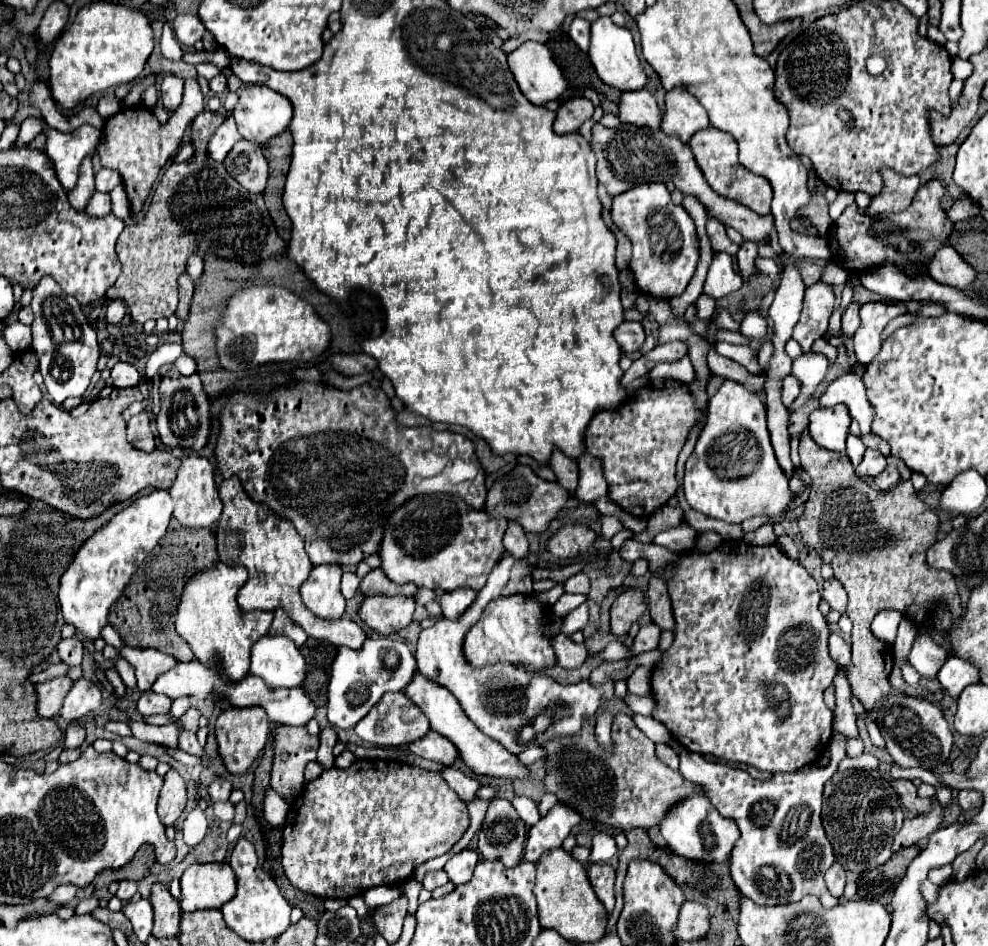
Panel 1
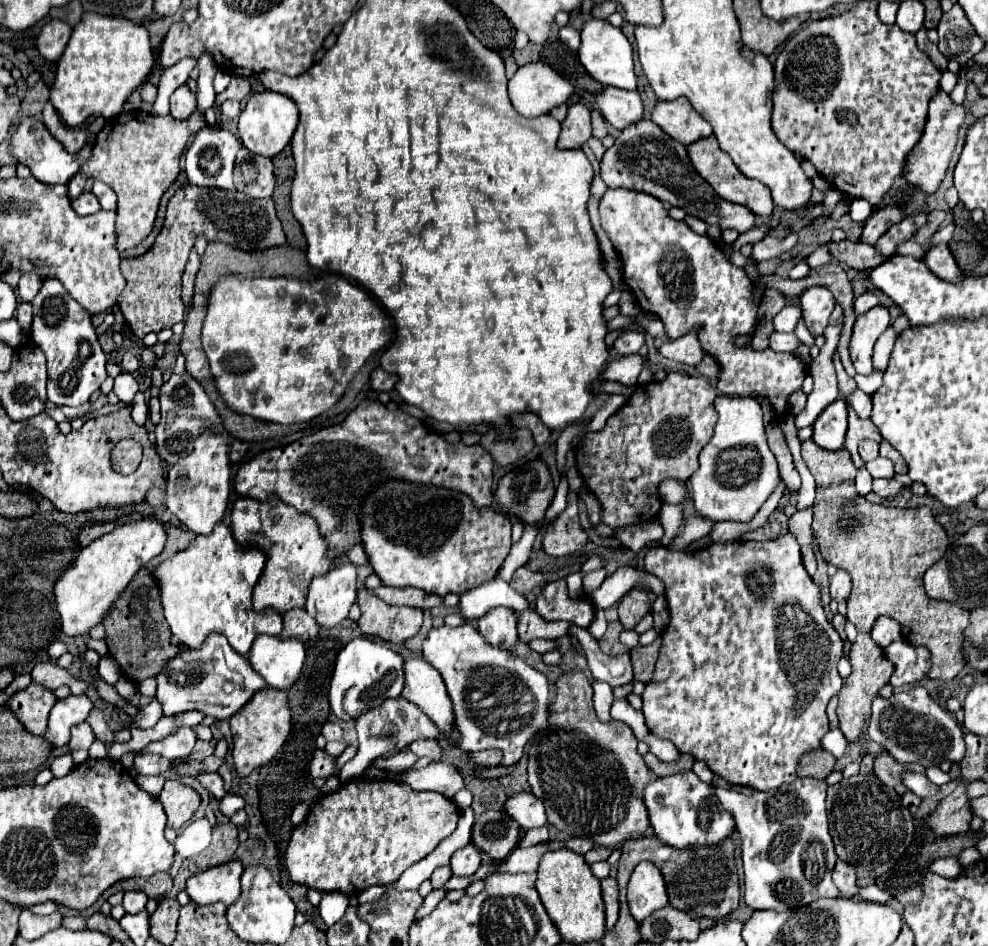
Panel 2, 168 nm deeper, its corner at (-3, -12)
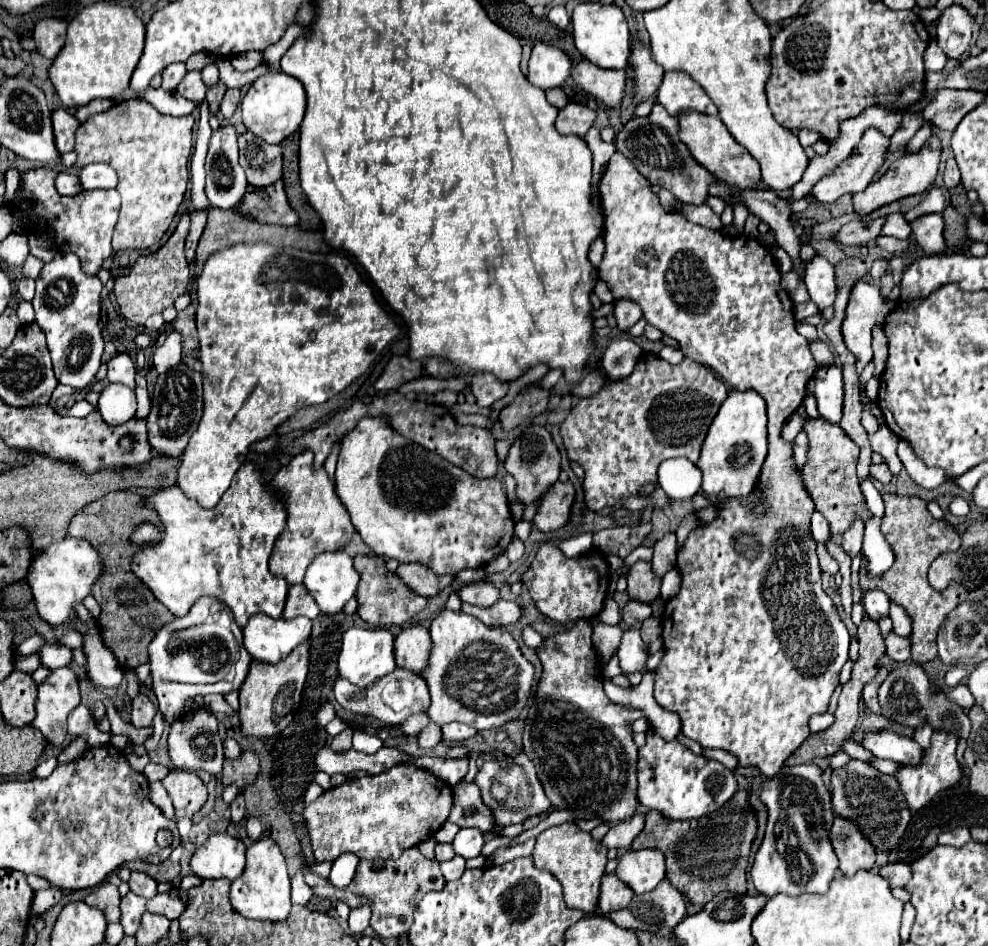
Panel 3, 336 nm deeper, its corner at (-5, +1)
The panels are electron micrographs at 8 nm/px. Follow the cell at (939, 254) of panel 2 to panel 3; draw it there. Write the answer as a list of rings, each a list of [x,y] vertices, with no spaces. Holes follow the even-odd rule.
[[[924,214],[914,222],[910,222],[910,226],[914,240],[926,254],[936,254],[944,250],[942,214]]]

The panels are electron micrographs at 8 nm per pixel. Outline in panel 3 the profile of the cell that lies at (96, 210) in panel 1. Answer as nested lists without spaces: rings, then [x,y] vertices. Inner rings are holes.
[[[62,172],[62,174],[58,174],[58,178],[56,178],[56,190],[60,192],[60,194],[64,194],[64,196],[76,196],[76,194],[80,194],[82,190],[80,190],[80,180],[76,178],[76,174],[72,174],[72,172]]]

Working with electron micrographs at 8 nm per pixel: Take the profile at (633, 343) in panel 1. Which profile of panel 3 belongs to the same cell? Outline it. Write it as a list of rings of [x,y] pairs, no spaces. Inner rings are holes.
[[[618,298],[618,300],[614,300],[614,316],[616,316],[618,328],[624,332],[632,324],[636,324],[638,318],[642,318],[642,310],[634,300]]]

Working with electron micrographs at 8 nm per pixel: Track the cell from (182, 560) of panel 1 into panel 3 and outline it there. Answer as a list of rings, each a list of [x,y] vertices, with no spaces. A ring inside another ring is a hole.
[[[122,490],[110,492],[108,496],[84,506],[72,518],[68,530],[70,536],[88,540],[100,552],[102,574],[92,586],[92,596],[102,608],[98,626],[104,644],[114,652],[116,660],[124,670],[134,670],[136,666],[148,662],[148,642],[152,640],[152,634],[156,634],[156,630],[162,624],[174,618],[166,606],[162,606],[156,598],[152,598],[148,586],[144,586],[144,582],[140,582],[130,570],[130,560],[134,554],[134,546],[126,542],[126,538],[130,538],[130,522],[156,522],[156,520],[158,518],[152,514],[152,510],[142,506],[142,496]]]

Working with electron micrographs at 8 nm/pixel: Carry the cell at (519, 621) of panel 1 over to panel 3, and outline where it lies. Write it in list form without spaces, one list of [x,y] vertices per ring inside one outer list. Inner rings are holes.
[[[472,582],[472,584],[464,584],[458,590],[458,596],[462,602],[466,604],[474,604],[474,606],[492,606],[492,602],[500,600],[498,590],[488,584],[488,582]]]

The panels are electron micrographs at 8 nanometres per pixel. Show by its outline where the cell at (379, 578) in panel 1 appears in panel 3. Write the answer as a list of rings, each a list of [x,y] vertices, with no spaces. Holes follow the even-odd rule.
[[[420,562],[400,564],[398,570],[396,570],[396,574],[408,586],[412,586],[412,590],[416,590],[416,594],[426,596],[426,598],[438,594],[452,580],[452,576],[438,576],[438,574],[434,574],[432,568],[428,568],[426,564],[420,564]]]

